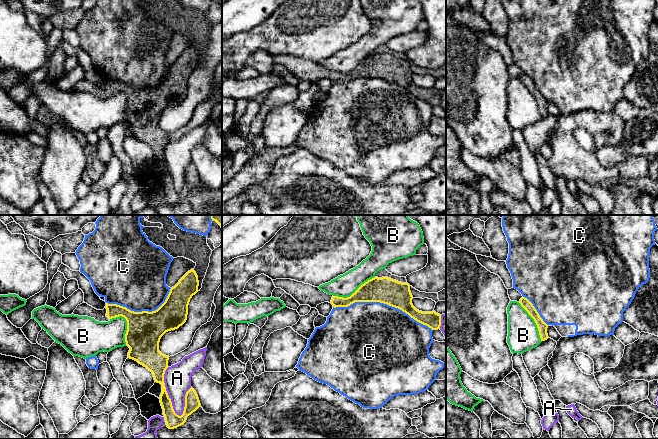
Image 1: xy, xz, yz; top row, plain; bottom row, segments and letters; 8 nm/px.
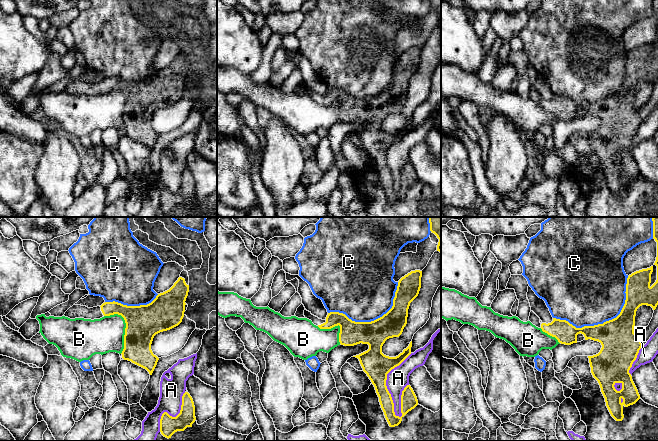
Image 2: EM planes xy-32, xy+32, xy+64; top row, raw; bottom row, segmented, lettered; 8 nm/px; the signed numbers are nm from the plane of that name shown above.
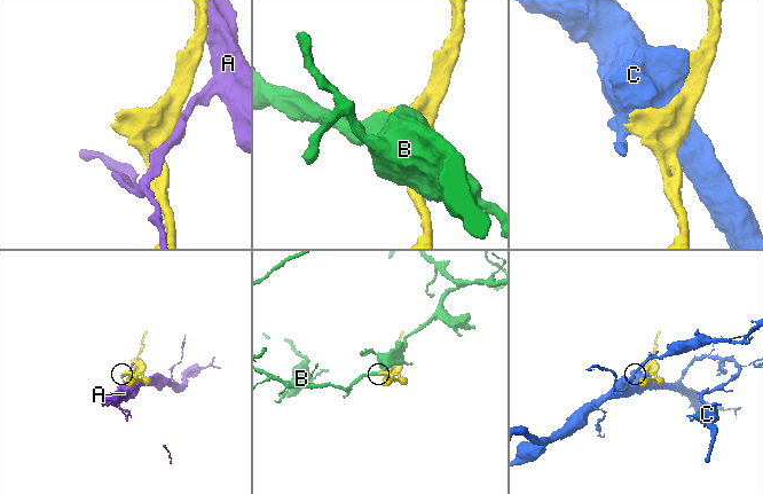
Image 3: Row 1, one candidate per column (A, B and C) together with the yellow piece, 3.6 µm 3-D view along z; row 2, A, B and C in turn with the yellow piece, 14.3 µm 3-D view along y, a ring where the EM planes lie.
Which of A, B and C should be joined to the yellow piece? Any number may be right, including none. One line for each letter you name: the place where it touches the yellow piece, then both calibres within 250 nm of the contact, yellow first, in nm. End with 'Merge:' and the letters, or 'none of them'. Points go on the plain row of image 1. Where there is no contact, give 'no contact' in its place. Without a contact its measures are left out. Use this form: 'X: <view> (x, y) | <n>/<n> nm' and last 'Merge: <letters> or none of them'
Merge: none of them

